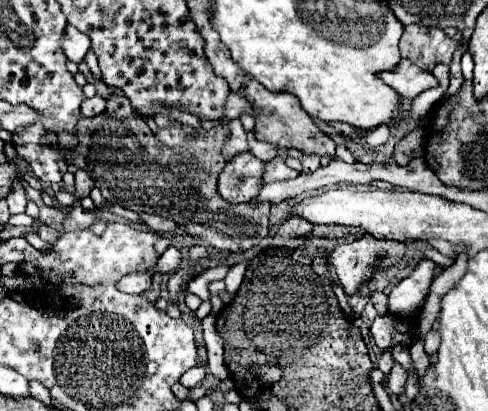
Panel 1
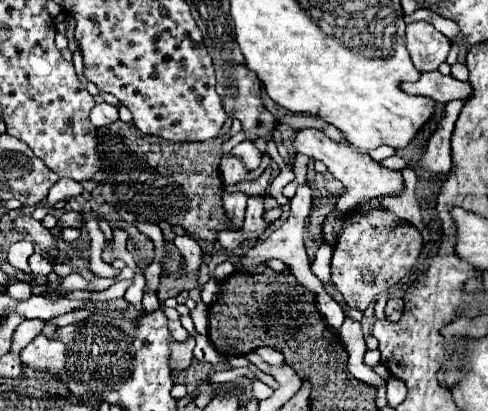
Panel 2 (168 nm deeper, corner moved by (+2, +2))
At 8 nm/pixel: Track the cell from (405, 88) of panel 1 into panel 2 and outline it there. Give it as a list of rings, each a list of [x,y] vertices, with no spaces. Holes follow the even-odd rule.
[[[439,71],[421,73],[415,83],[401,83],[401,89],[409,95],[423,95],[431,97],[437,103],[449,103],[453,99],[467,99],[471,97],[471,85],[457,81],[455,77],[445,77]]]

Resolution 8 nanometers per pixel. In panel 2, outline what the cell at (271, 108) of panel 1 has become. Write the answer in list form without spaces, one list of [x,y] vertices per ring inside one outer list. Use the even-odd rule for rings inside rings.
[[[299,129],[295,133],[291,145],[297,153],[307,155],[309,159],[323,161],[327,165],[329,173],[333,173],[333,177],[345,185],[347,191],[339,197],[339,201],[335,205],[343,213],[353,211],[357,207],[357,203],[361,203],[363,199],[371,199],[371,197],[379,197],[379,195],[393,195],[393,193],[403,191],[401,171],[391,171],[391,169],[381,167],[367,153],[359,153],[355,147],[345,145],[345,143],[335,143],[319,129]]]

